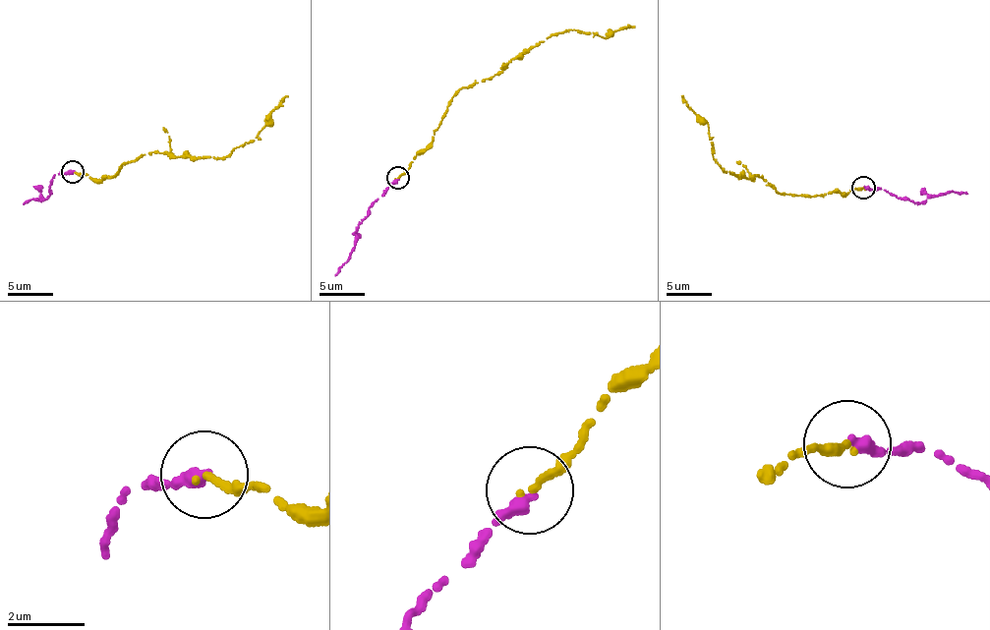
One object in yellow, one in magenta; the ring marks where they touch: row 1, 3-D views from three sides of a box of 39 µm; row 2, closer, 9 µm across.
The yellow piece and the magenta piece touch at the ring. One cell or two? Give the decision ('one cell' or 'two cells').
one cell

